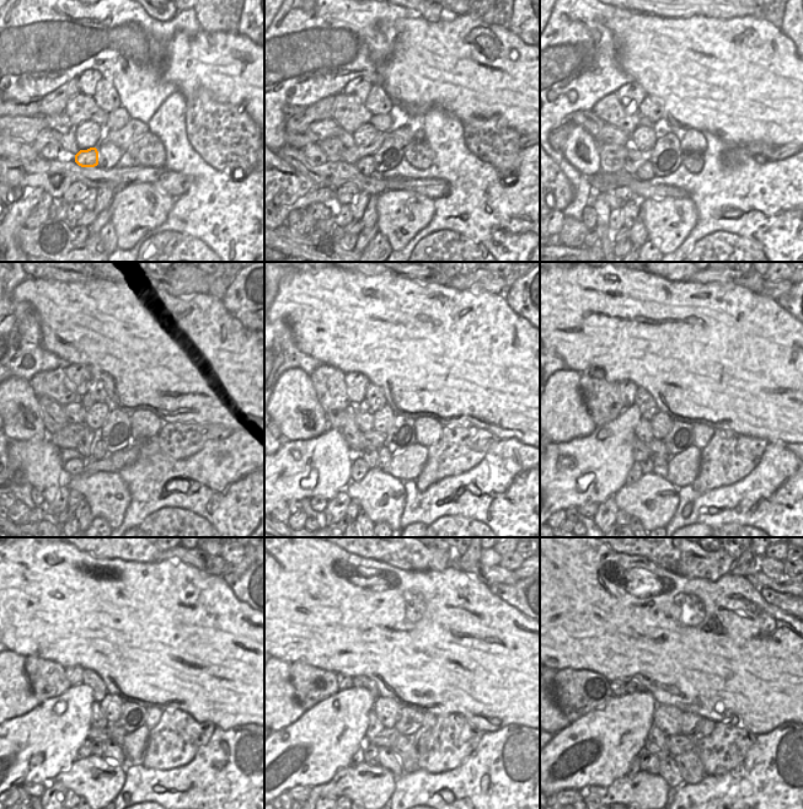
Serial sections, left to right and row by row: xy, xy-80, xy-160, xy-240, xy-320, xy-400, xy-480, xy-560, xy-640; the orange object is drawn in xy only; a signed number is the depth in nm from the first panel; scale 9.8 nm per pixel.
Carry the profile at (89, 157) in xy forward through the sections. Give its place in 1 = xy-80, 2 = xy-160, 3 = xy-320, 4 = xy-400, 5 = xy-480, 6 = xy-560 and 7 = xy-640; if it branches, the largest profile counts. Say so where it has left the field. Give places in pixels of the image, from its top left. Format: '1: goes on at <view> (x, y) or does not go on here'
1: goes on at xy-80 (365, 165)
2: goes on at xy-160 (646, 171)
3: goes on at xy-320 (384, 454)
4: goes on at xy-400 (660, 466)
5: goes on at xy-480 (112, 751)
6: goes on at xy-560 (389, 759)
7: goes on at xy-640 (669, 771)

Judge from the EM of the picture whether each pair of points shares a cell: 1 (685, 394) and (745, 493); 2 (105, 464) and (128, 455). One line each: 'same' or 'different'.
1: different
2: same

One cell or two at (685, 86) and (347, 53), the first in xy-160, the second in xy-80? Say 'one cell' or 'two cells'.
two cells

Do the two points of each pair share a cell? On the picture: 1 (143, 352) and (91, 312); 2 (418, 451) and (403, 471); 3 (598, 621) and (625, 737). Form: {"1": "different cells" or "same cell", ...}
{"1": "same cell", "2": "same cell", "3": "different cells"}

